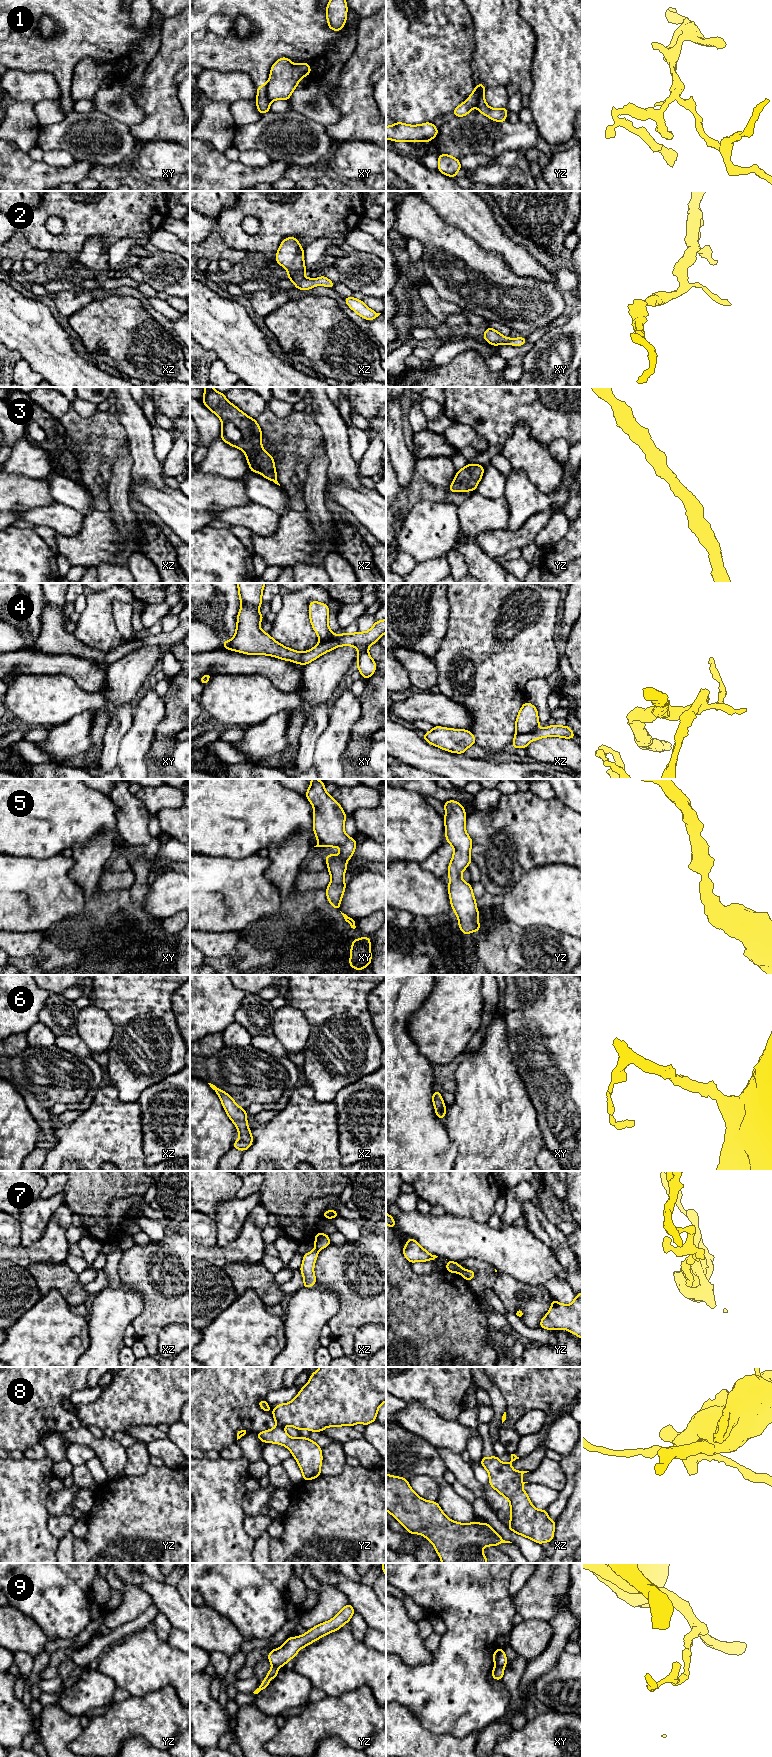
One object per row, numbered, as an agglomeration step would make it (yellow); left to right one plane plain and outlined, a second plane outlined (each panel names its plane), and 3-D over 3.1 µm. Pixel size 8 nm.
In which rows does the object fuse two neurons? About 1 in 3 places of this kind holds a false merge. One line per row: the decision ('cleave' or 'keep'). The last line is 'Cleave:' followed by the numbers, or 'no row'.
1: cleave
2: keep
3: keep
4: cleave
5: keep
6: keep
7: cleave
8: cleave
9: cleave
Cleave: 1, 4, 7, 8, 9

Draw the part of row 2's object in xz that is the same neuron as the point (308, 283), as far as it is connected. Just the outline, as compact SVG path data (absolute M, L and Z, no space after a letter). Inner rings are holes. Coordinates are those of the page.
M288 237L282 241L276 253L276 262L287 270L288 279L299 290L310 290L318 285L334 289L333 281L325 275L314 279L304 276L307 269L304 264L304 249L295 237Z

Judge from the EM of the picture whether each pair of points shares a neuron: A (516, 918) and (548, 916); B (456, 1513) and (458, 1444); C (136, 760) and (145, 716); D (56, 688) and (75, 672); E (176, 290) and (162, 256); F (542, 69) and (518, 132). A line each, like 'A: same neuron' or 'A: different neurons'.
A: same neuron
B: different neurons
C: same neuron
D: different neurons
E: same neuron
F: different neurons

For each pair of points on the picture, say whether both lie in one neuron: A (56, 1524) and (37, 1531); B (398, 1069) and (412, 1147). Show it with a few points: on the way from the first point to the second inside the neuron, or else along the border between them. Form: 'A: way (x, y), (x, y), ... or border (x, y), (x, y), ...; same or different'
A: border (48, 1517), (48, 1530), (58, 1540); different
B: way (398, 1088), (398, 1128); same

